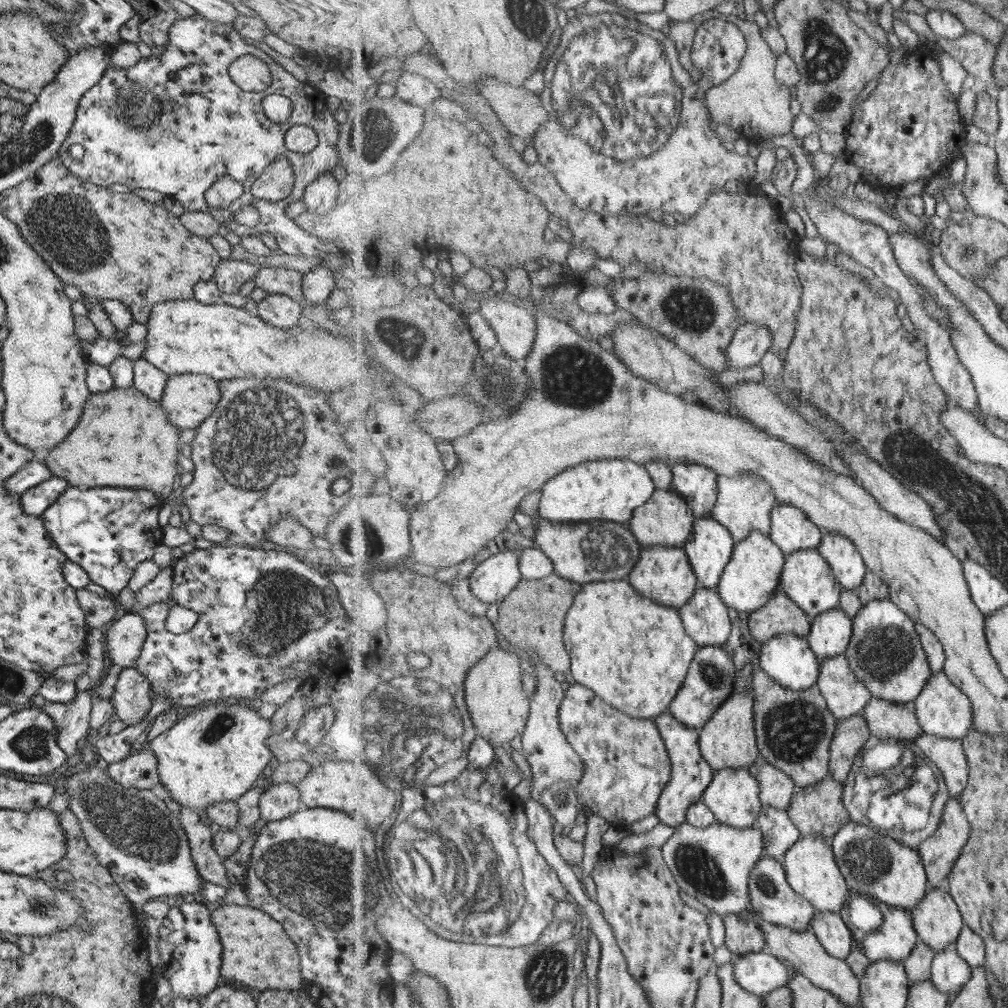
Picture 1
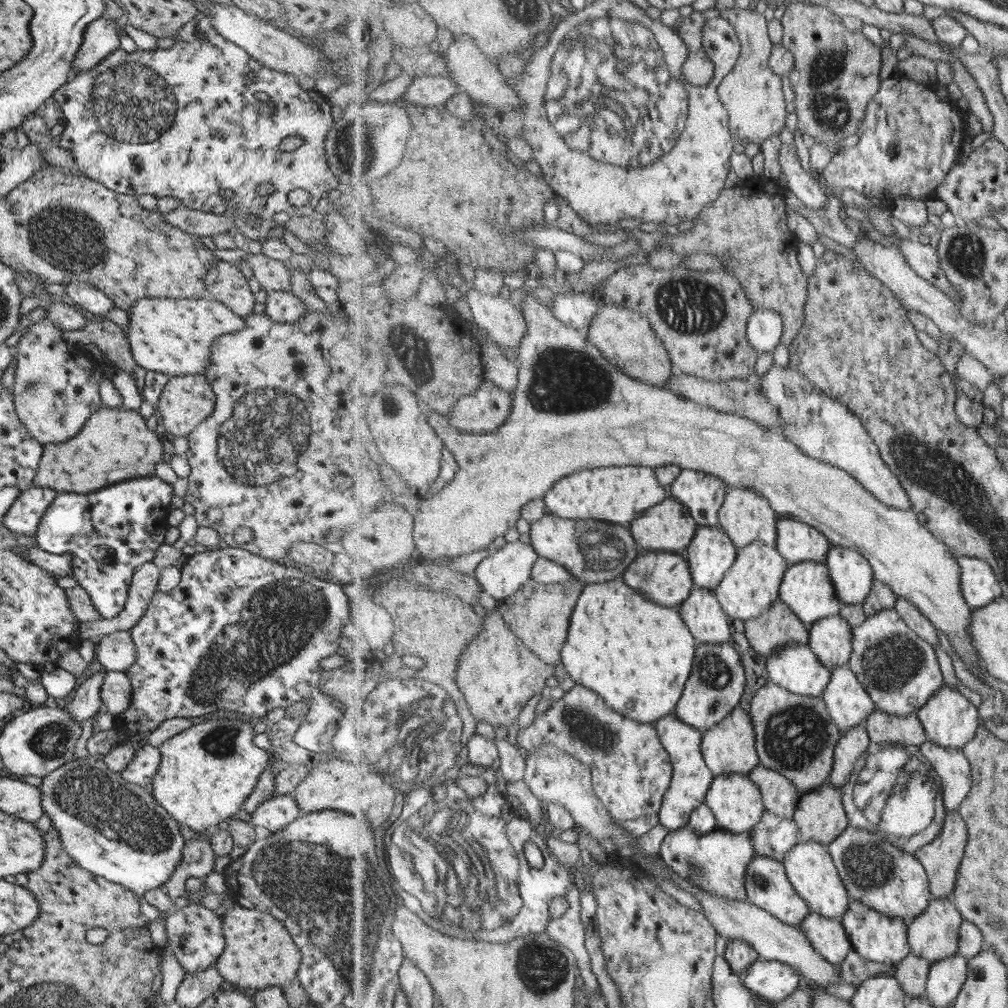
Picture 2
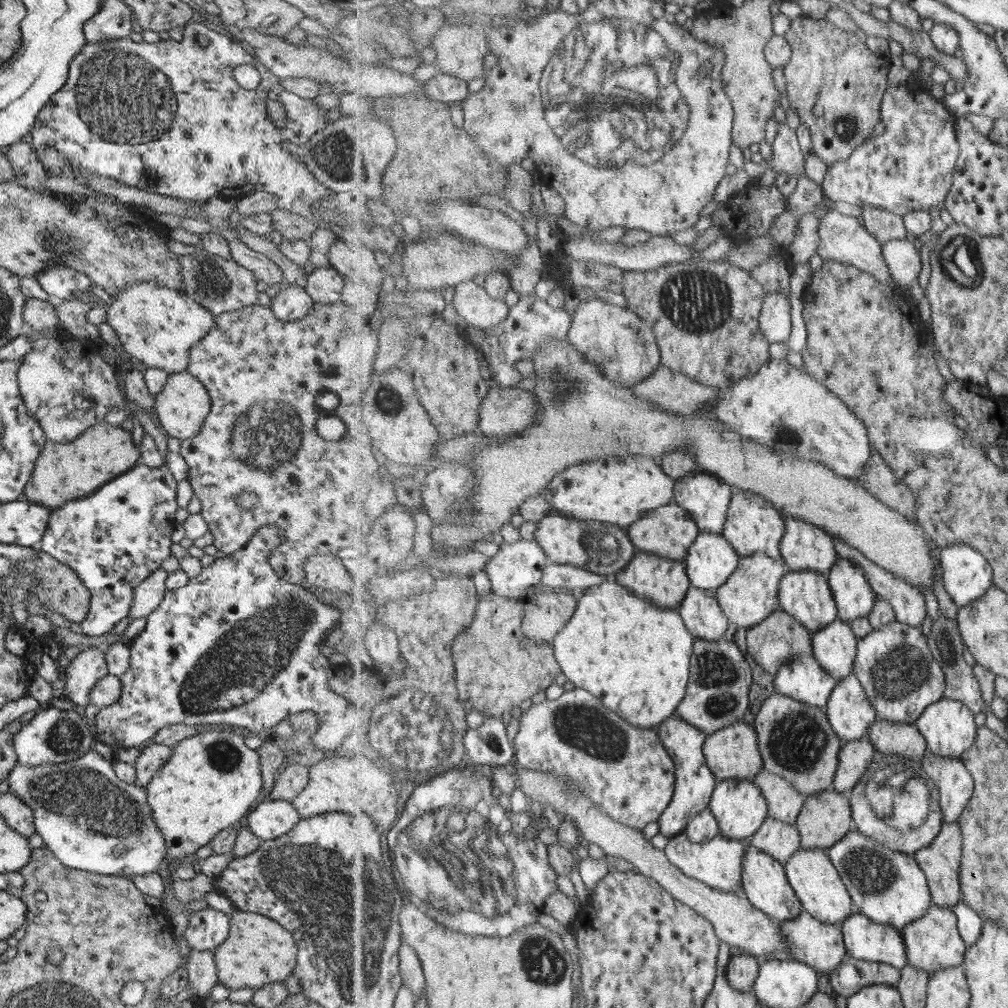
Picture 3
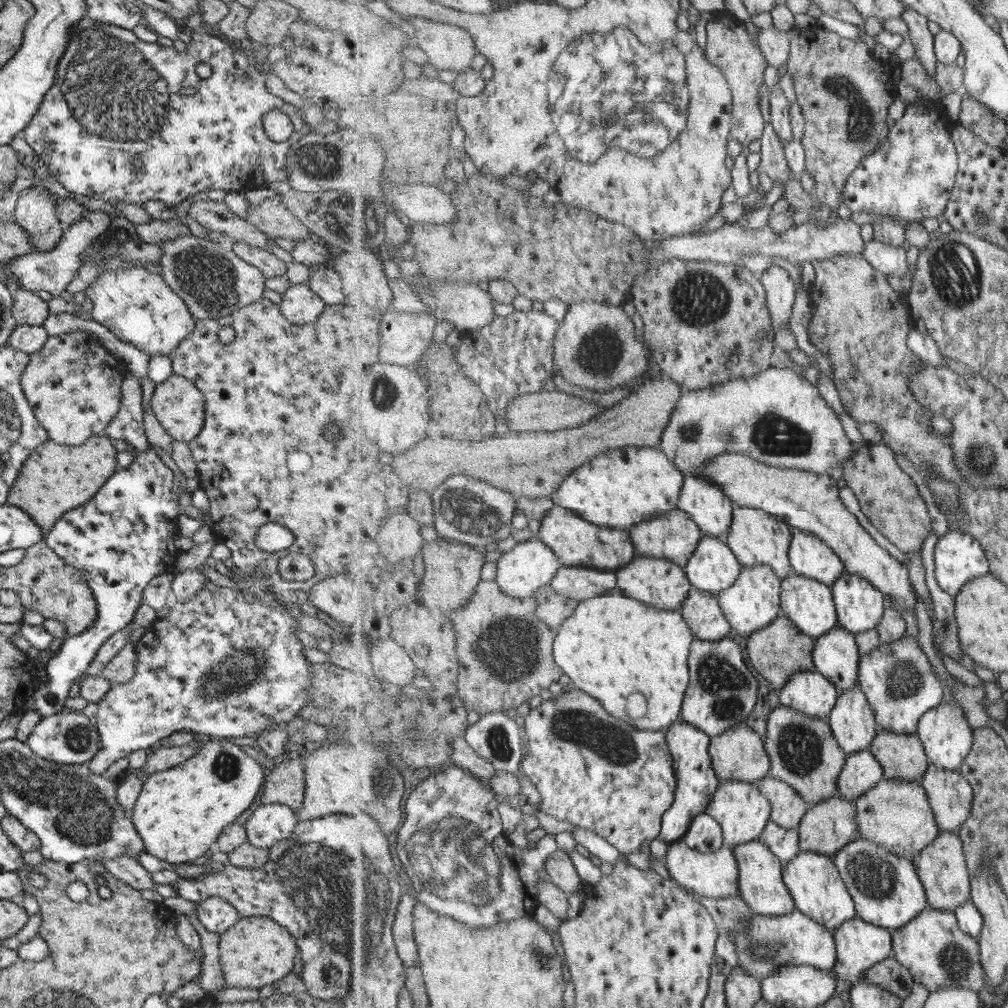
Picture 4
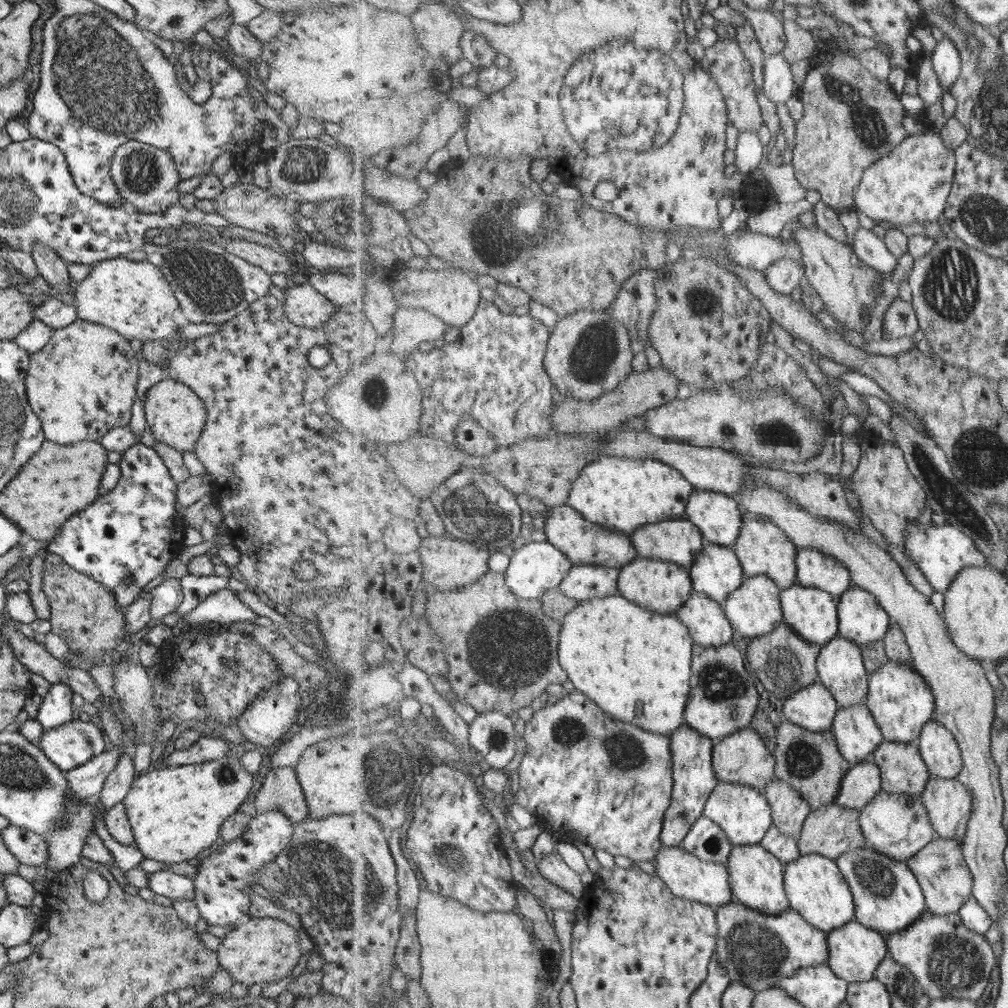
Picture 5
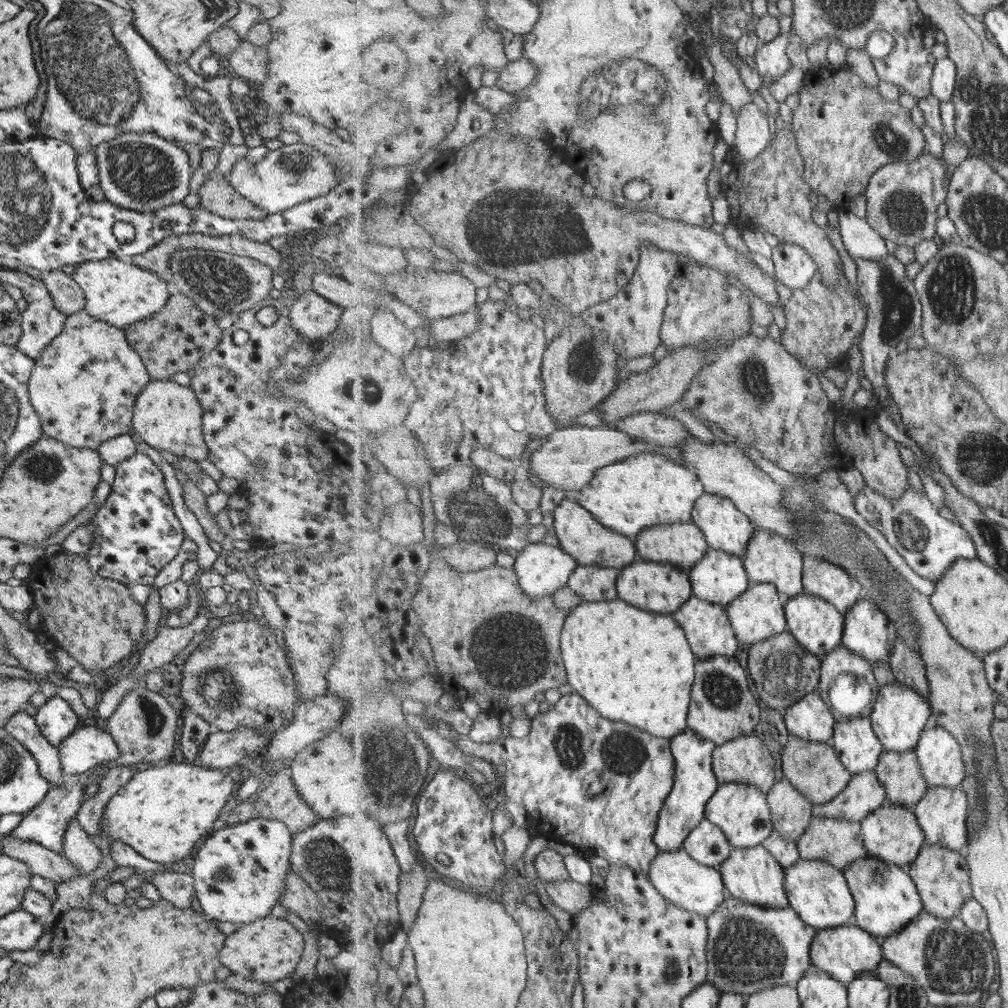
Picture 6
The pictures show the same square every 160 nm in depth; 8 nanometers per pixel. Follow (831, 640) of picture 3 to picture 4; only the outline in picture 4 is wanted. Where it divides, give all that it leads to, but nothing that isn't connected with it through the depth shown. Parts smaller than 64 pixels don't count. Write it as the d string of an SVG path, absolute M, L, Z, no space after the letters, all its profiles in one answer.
M837 627L816 640L816 671L833 681L841 694L860 682L860 659L856 636L849 630Z

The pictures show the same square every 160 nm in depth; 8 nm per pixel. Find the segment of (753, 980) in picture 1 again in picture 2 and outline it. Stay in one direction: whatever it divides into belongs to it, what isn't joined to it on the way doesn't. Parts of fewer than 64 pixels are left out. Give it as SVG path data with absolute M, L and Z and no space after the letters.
M759 958L743 979L747 988L775 1005L794 994L801 984L801 975L790 964Z

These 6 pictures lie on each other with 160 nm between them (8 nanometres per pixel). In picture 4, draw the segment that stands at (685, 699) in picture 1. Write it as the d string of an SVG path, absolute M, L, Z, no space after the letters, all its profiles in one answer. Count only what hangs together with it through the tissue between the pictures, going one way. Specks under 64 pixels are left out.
M696 638L692 650L689 660L691 682L681 719L712 737L748 723L749 714L757 704L757 678L745 664L738 640L725 638L710 642Z

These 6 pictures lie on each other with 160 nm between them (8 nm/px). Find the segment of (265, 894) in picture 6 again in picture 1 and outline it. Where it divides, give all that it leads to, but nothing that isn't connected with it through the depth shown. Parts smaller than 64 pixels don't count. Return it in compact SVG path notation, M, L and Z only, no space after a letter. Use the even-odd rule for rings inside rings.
M282 783L271 785L259 797L258 811L266 822L281 820L291 816L301 806L295 785ZM181 903L168 907L165 918L157 928L158 955L162 972L171 993L186 999L201 998L217 987L222 946L209 918L209 910L201 903Z

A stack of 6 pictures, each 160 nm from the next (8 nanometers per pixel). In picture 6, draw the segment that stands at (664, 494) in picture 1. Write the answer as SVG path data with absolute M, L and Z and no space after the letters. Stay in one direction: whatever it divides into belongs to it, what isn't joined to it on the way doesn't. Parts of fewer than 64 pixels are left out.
M697 523L661 524L639 536L643 560L676 565L686 571L704 559L710 546Z

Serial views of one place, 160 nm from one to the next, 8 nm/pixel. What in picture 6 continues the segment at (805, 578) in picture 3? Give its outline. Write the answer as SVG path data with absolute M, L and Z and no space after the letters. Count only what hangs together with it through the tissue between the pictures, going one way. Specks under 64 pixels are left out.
M806 591L784 600L786 619L788 620L787 630L809 650L809 653L822 658L832 651L836 651L837 647L842 646L846 618L837 610L836 606L824 598L809 594Z

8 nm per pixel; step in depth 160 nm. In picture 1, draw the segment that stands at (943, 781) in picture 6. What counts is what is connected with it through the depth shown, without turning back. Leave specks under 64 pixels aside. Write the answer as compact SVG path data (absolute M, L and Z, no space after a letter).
M944 672L934 674L924 692L914 701L916 715L925 733L941 738L964 739L974 727L972 702Z

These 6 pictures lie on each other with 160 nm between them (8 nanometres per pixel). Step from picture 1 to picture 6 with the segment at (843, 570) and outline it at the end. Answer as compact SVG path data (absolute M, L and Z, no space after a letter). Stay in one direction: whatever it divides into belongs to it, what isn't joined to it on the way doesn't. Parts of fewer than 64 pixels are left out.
M864 594L845 614L845 629L842 646L848 648L850 652L864 657L871 665L890 661L893 646L898 635L898 626L891 621L889 615L879 607L875 600Z

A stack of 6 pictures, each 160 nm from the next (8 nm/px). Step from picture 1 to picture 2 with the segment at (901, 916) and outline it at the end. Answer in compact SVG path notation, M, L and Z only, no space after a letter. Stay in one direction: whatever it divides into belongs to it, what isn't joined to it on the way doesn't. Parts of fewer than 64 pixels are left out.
M849 896L849 908L841 917L845 930L848 932L854 949L865 958L873 962L880 962L891 966L898 965L905 957L912 953L912 945L908 939L909 922L900 917L889 917L863 902Z

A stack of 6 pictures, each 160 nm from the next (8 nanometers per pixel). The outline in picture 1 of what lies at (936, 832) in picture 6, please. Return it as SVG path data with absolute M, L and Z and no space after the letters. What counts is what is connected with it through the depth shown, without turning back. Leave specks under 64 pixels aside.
M924 732L915 739L915 743L943 774L950 796L959 799L968 787L970 774L962 741Z

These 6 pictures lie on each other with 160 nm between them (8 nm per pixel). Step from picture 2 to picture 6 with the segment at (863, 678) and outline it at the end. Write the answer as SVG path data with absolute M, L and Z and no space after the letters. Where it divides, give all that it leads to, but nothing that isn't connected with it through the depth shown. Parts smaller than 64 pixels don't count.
M896 681L880 688L870 719L885 751L905 752L916 749L923 731L933 723L934 717L930 701L906 684Z

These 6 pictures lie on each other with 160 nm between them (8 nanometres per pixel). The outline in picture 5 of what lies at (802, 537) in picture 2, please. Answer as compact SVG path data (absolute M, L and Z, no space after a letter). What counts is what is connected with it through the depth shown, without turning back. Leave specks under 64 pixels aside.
M798 547L798 582L806 587L825 589L840 603L842 594L852 584L852 572L836 557L816 548Z

